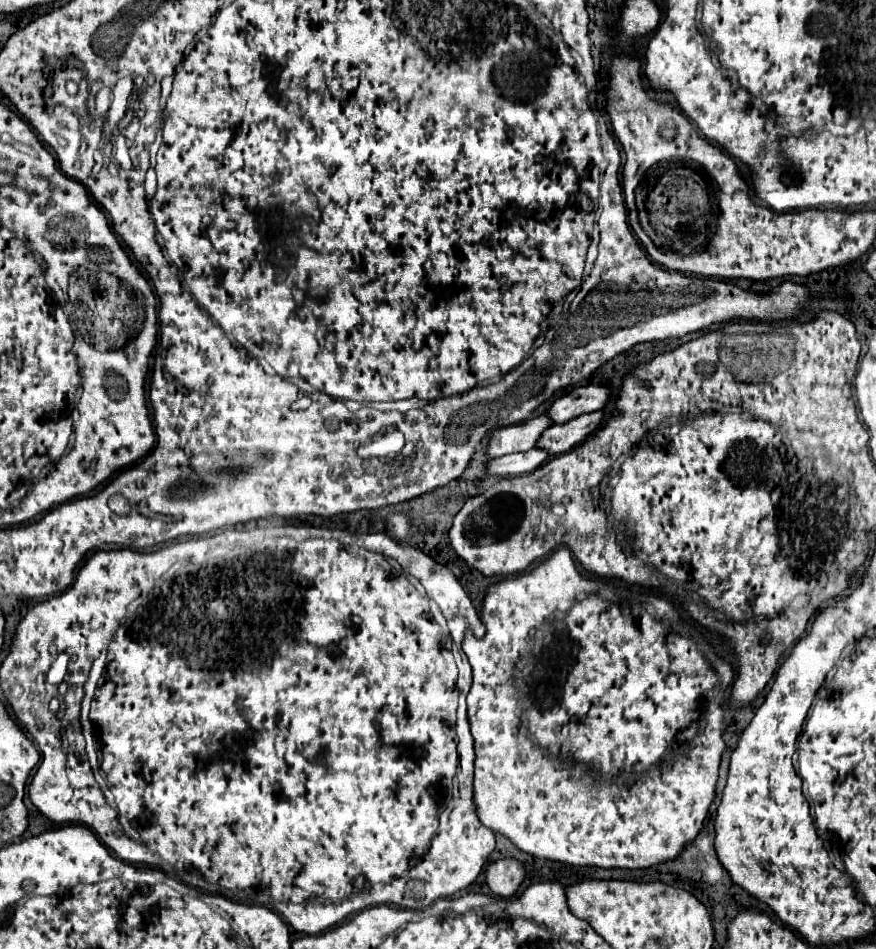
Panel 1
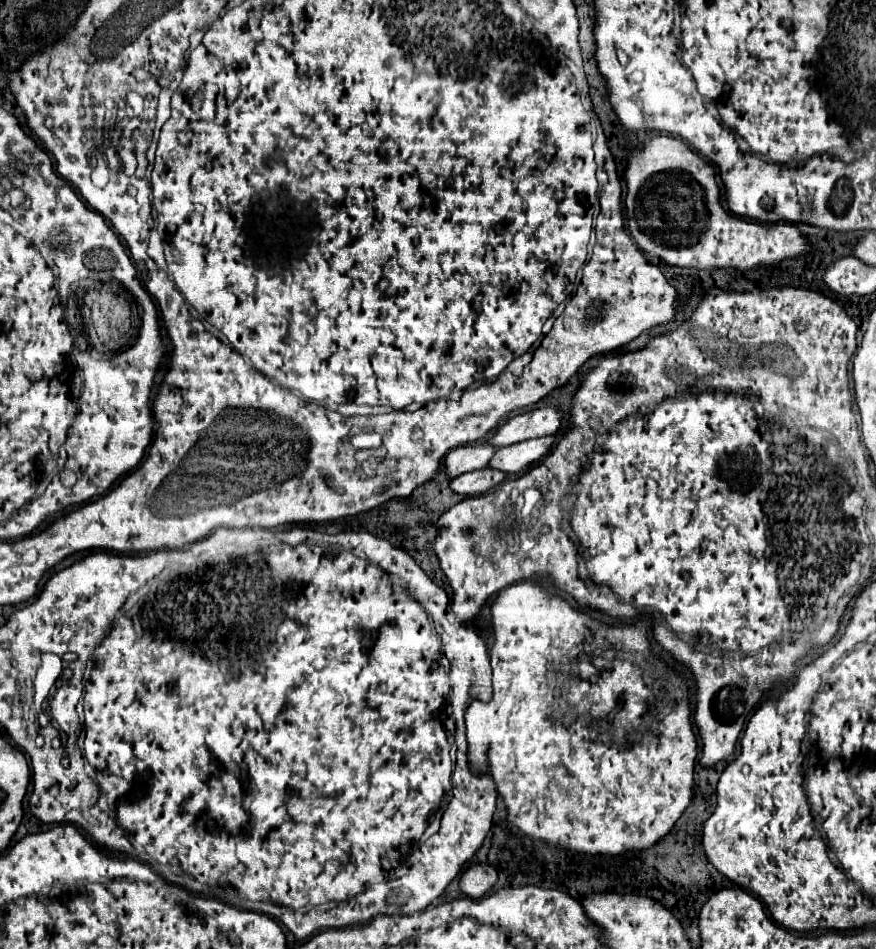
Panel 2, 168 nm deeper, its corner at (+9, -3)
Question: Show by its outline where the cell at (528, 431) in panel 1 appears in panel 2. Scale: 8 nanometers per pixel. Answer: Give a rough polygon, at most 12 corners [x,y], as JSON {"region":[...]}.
{"region":[[461,446],[445,458],[447,474],[485,468],[499,446]]}

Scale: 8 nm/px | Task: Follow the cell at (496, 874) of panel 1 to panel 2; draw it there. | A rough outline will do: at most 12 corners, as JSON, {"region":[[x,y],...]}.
{"region":[[475,864],[461,876],[461,890],[485,896],[497,882],[497,870]]}

